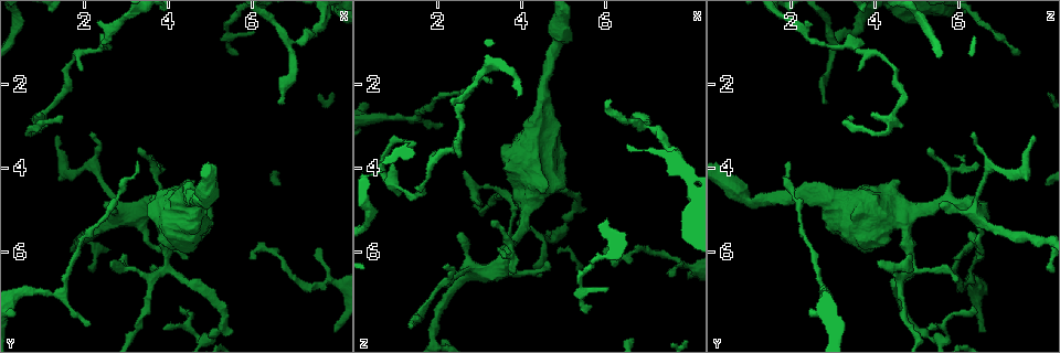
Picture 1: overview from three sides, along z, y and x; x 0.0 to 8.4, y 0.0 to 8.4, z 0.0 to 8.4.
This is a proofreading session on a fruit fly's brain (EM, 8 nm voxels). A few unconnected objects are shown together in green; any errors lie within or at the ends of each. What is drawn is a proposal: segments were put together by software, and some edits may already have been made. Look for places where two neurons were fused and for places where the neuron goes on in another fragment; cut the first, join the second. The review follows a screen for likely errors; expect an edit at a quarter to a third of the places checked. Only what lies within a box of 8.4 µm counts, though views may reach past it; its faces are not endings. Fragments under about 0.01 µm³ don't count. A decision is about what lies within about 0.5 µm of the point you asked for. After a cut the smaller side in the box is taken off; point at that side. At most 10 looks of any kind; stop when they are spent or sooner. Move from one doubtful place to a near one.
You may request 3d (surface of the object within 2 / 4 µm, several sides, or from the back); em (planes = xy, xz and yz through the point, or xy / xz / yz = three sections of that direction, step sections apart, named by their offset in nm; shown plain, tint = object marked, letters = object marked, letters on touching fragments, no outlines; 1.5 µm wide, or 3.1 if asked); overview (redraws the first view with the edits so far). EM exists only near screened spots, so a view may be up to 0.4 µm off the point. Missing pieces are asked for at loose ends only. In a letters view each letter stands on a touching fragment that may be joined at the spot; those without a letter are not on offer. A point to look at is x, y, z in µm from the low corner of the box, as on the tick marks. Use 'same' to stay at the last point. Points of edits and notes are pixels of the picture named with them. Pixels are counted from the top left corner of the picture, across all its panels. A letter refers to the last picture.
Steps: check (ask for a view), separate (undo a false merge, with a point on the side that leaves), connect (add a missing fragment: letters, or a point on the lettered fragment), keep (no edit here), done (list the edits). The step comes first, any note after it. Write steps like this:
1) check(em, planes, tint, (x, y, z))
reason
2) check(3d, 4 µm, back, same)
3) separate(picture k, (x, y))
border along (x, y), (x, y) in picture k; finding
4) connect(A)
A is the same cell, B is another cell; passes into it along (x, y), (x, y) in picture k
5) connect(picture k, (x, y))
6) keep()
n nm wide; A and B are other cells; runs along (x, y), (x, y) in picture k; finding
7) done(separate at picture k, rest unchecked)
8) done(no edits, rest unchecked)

check(em, xy, step 8, tint, (4.25, 7.35, 6.35))
an open end

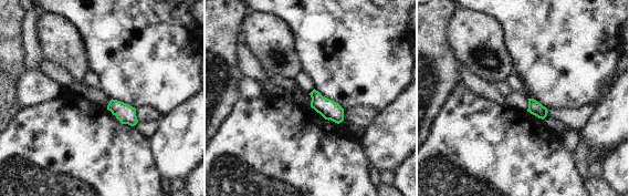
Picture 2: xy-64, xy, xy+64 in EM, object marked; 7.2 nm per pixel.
check(em, xy, step 8, letters, same)

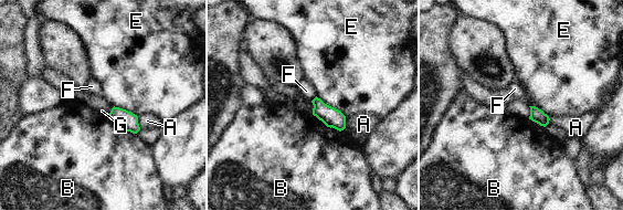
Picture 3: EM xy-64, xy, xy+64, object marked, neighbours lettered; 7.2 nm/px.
keep()
E touches over 260 nm; A, B, E, F and G are other cells; none of them fits

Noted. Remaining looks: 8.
check(3d, 4 µm, (7.95, 7.90, 6.60))
an open end

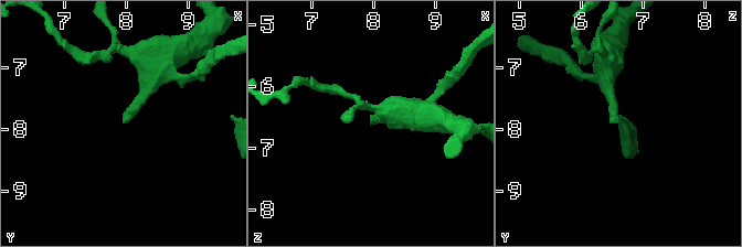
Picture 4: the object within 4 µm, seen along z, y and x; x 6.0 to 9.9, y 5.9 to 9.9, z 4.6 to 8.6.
check(em, xy, step 8, letters, (7.95, 7.85, 6.60))

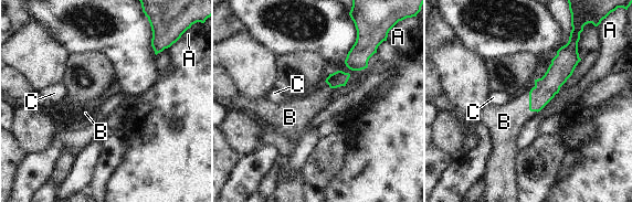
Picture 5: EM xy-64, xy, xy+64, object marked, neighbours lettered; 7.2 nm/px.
check(em, planes, letters, same)

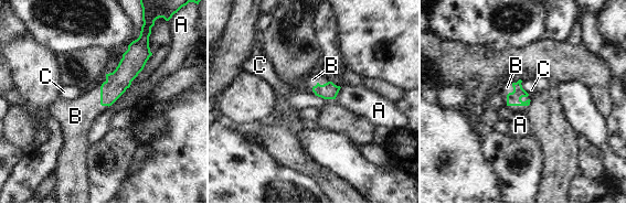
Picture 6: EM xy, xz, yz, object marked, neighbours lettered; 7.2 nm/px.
connect(B)
B touches over 240 nm; B is the same cell, A and C are other cells; passes into it along (117, 82), (101, 90), (76, 115) in picture 6; it goes on there

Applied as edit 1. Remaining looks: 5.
check(overview)

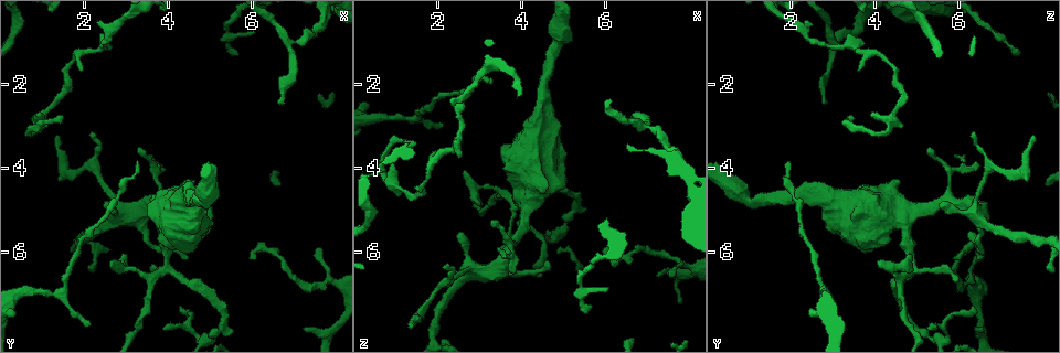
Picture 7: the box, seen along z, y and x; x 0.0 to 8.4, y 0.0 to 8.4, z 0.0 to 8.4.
check(em, yz, step 8, tint, (5.60, 1.30, 7.50))
an open end

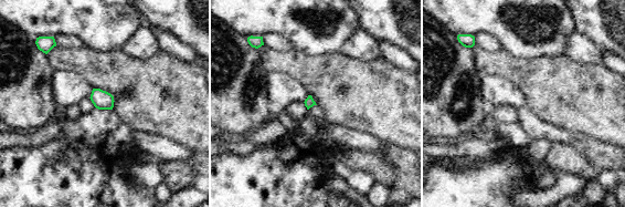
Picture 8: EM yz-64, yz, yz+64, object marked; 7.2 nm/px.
check(em, planes, letters, same)

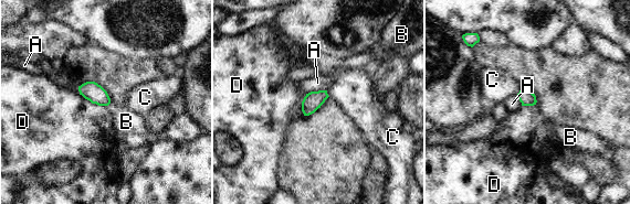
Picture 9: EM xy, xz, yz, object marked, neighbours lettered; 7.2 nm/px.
keep()
A, B, C and D are other cells; border along (80, 94), (92, 103), (106, 106) in picture 9; none of them fits

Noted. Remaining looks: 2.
check(em, planes, tint, (2.70, 6.25, 4.05))
thin end

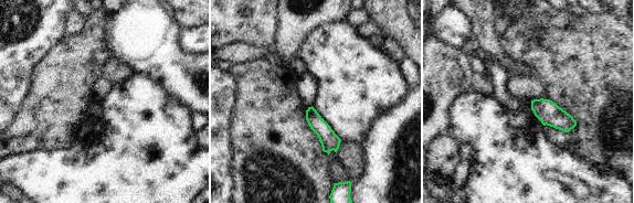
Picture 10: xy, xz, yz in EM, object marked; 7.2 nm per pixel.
check(em, planes, letters, same)

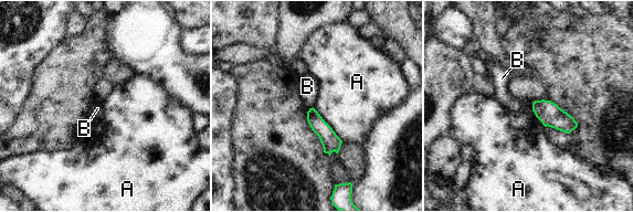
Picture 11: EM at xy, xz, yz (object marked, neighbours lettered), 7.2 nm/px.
keep()
120 nm wide; A and B are other cells; border along (313, 107), (343, 140) in picture 11; none of them fits

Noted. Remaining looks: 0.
done(connect at picture 6, rest unchecked)

